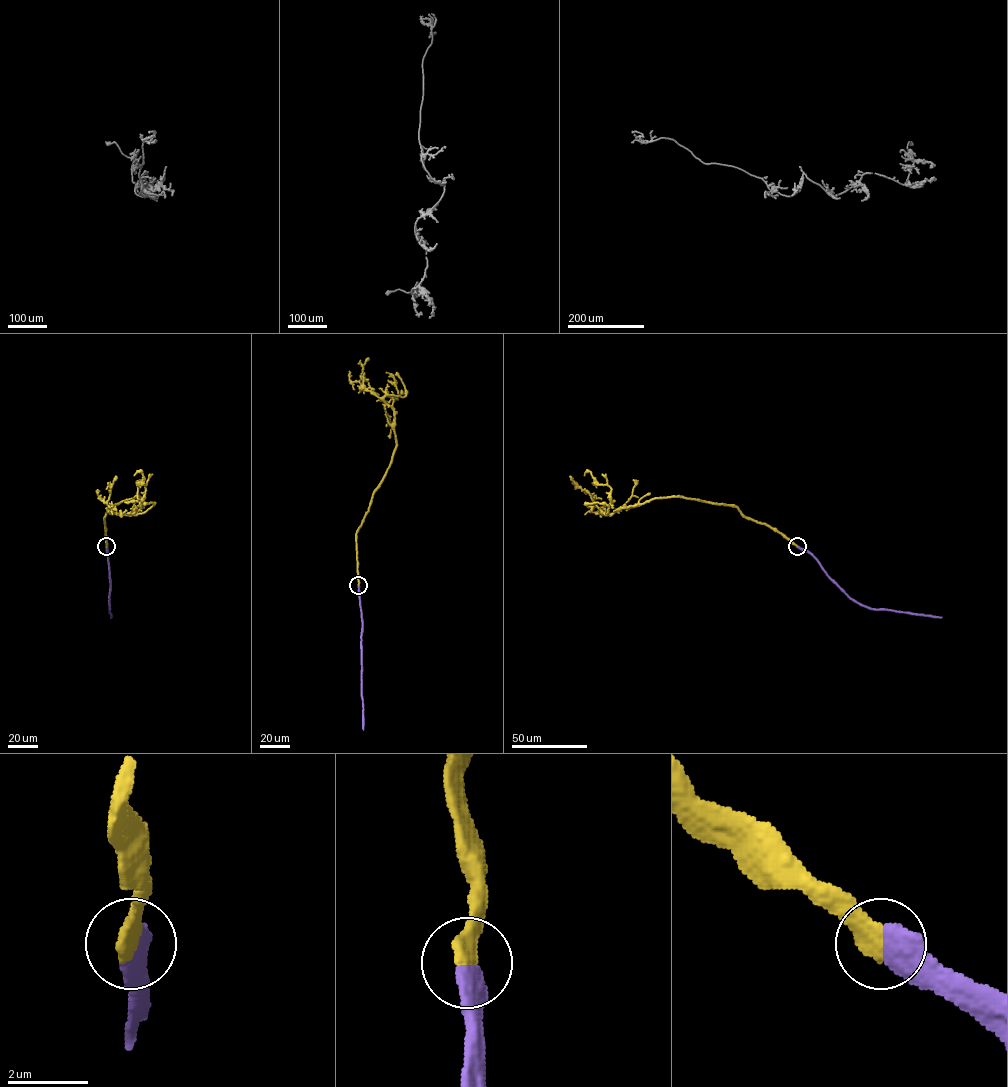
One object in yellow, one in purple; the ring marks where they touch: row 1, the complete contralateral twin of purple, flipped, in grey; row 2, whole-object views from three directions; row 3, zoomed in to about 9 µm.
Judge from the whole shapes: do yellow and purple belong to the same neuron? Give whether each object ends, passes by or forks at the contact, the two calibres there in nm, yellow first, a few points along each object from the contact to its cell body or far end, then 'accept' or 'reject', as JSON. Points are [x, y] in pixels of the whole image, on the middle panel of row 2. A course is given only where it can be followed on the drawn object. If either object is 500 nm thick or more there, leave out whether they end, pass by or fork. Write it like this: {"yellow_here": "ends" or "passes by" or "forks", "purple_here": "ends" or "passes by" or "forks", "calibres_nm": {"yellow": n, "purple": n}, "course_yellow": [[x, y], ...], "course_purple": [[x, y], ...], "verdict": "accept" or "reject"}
{"calibres_nm": {"yellow": 500, "purple": 650}, "course_yellow": [[358, 585], [356, 533], [396, 445], [393, 409], [359, 387], [363, 366], [368, 357]], "course_purple": [[358, 586], [363, 730]], "verdict": "accept"}

